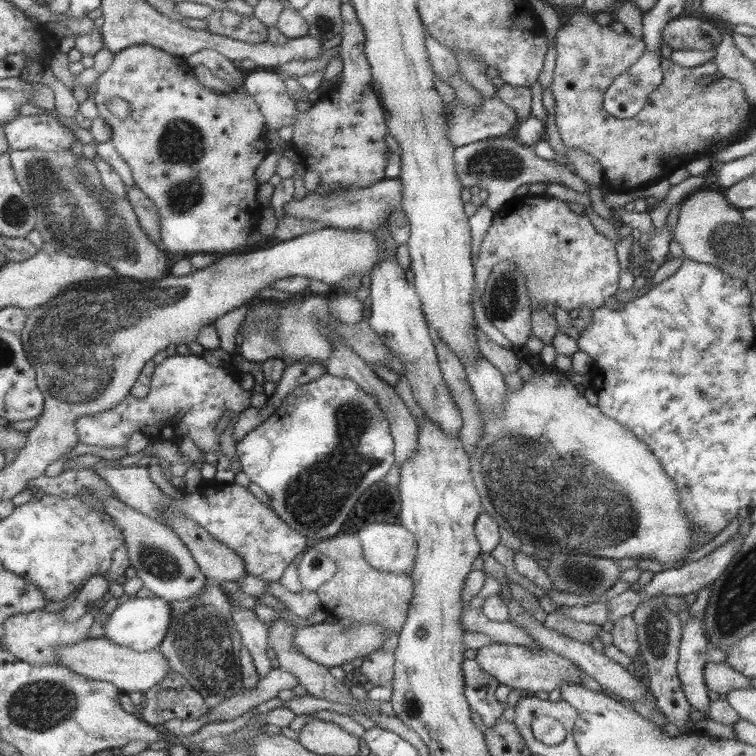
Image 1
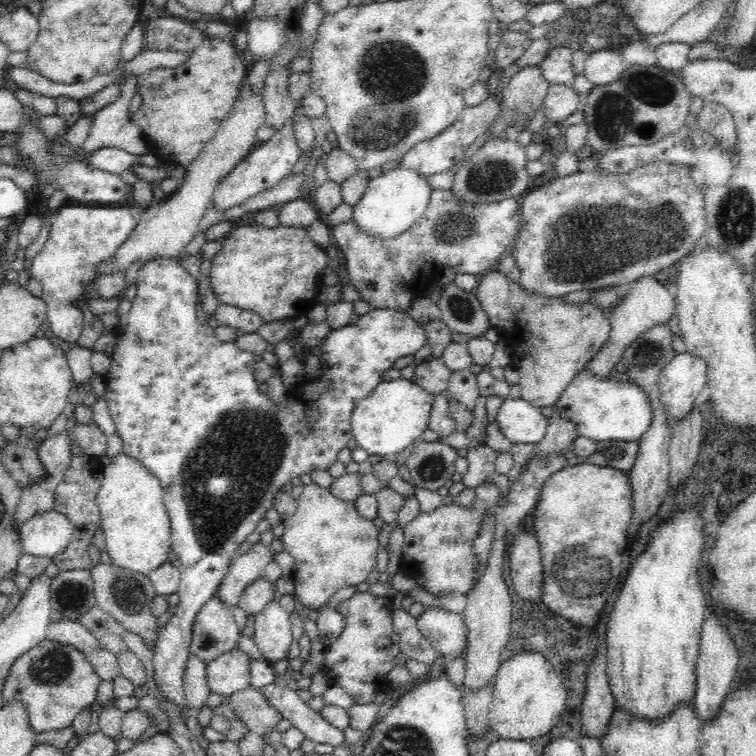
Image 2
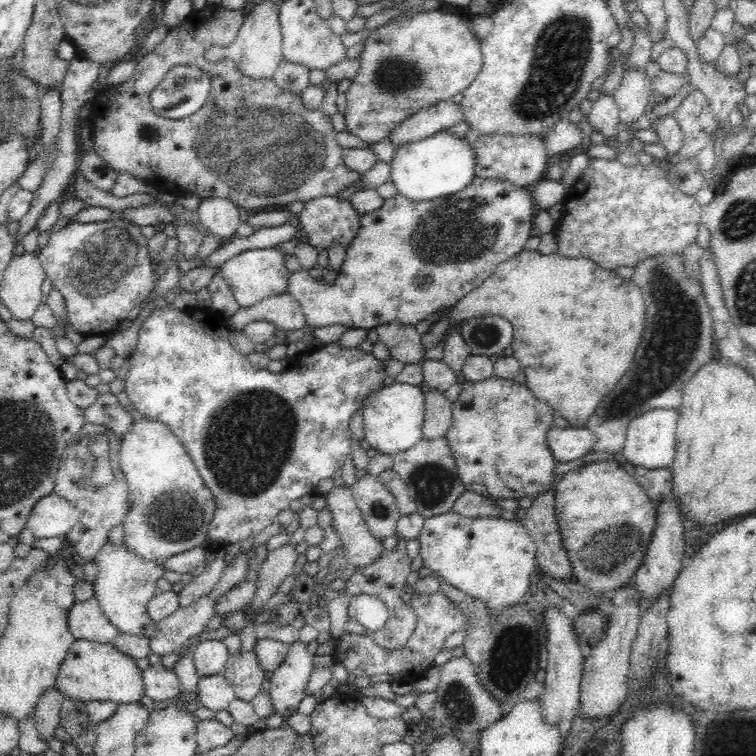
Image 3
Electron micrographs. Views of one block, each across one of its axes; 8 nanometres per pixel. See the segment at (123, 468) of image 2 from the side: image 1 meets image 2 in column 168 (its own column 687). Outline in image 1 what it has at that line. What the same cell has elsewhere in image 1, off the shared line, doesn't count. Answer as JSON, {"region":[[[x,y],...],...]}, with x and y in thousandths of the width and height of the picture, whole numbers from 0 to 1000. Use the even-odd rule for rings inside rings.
{"region":[[[709,492],[701,505],[693,505],[688,516],[672,515],[672,521],[667,526],[663,546],[649,546],[638,536],[632,534],[634,549],[639,561],[639,575],[630,589],[627,601],[620,603],[623,631],[626,642],[636,656],[638,677],[649,683],[663,697],[669,696],[673,705],[689,708],[692,713],[709,720],[712,728],[725,730],[742,730],[749,733],[759,730],[774,735],[790,735],[799,738],[858,738],[880,746],[882,751],[894,743],[907,743],[902,737],[911,730],[921,728],[931,720],[917,720],[917,706],[925,700],[914,685],[910,685],[898,668],[898,648],[893,638],[878,624],[876,615],[868,602],[860,597],[860,591],[844,581],[811,553],[804,553],[794,545],[788,536],[778,533],[771,521],[767,521],[759,508],[753,503],[753,495],[733,492]]]}

